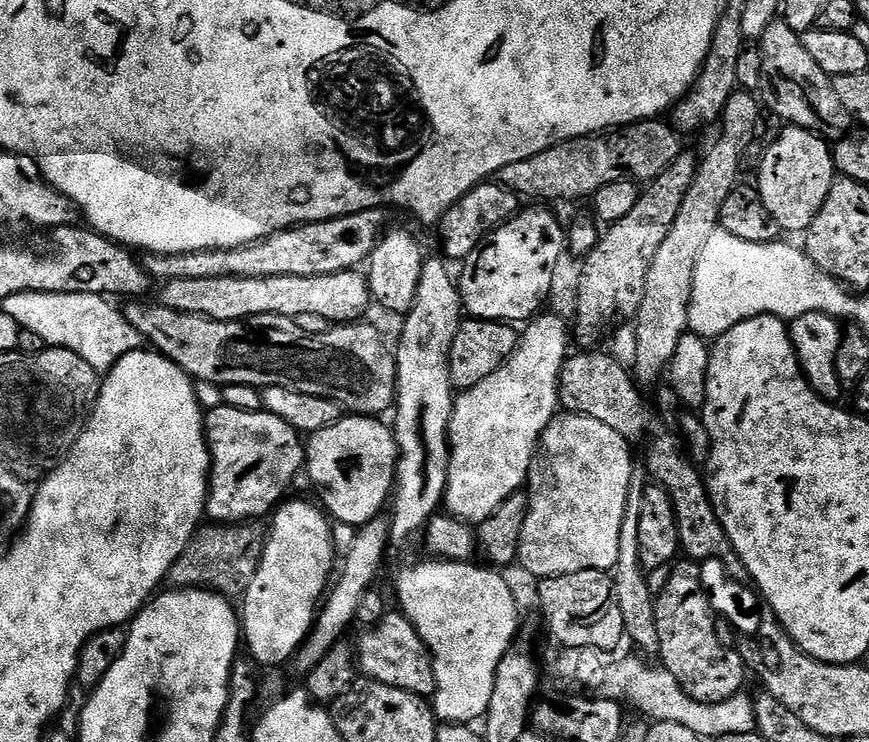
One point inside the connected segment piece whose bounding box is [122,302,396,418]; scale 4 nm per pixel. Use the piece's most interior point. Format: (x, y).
(350, 365)

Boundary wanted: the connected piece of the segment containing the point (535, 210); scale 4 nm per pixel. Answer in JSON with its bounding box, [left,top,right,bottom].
[458,206,566,326]

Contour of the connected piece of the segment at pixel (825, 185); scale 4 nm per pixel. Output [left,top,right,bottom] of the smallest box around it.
[758,126,837,233]

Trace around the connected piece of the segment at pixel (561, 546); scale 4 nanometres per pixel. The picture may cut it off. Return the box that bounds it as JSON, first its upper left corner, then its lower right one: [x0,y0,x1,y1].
[519,412,633,578]

